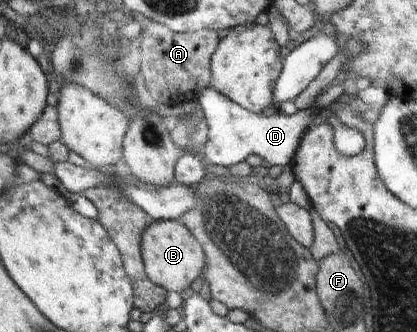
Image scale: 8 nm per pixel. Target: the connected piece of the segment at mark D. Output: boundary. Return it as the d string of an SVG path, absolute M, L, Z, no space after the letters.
M369 86L357 94L350 90L347 91L328 107L311 106L309 109L298 111L292 116L285 115L280 111L274 113L274 115L262 115L240 107L238 103L234 103L226 95L216 91L214 87L206 87L198 99L198 102L202 105L209 130L208 141L204 145L204 152L202 152L202 157L205 160L203 165L217 165L230 169L232 165L244 163L249 155L256 154L271 166L279 165L284 168L290 164L292 157L294 157L294 151L298 149L302 137L312 127L320 125L322 121L330 121L332 125L336 123L337 119L334 117L336 111L334 109L338 109L340 105L346 105L350 101L355 102L357 99L357 102L362 106L379 110L390 99L390 96L391 92L388 89Z

